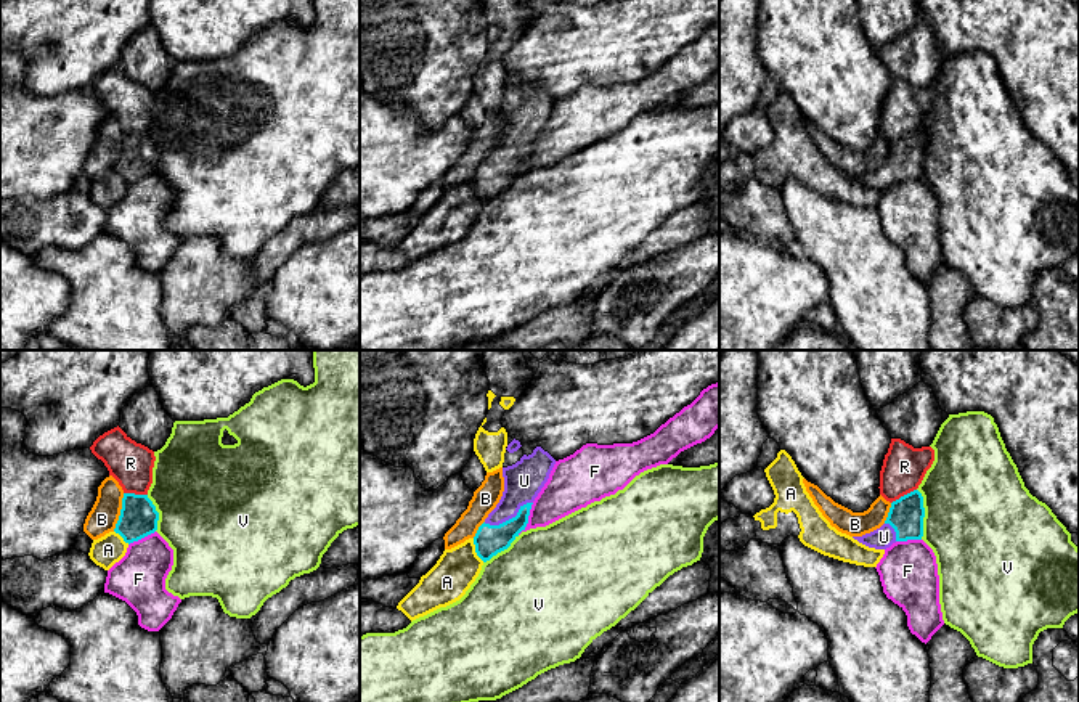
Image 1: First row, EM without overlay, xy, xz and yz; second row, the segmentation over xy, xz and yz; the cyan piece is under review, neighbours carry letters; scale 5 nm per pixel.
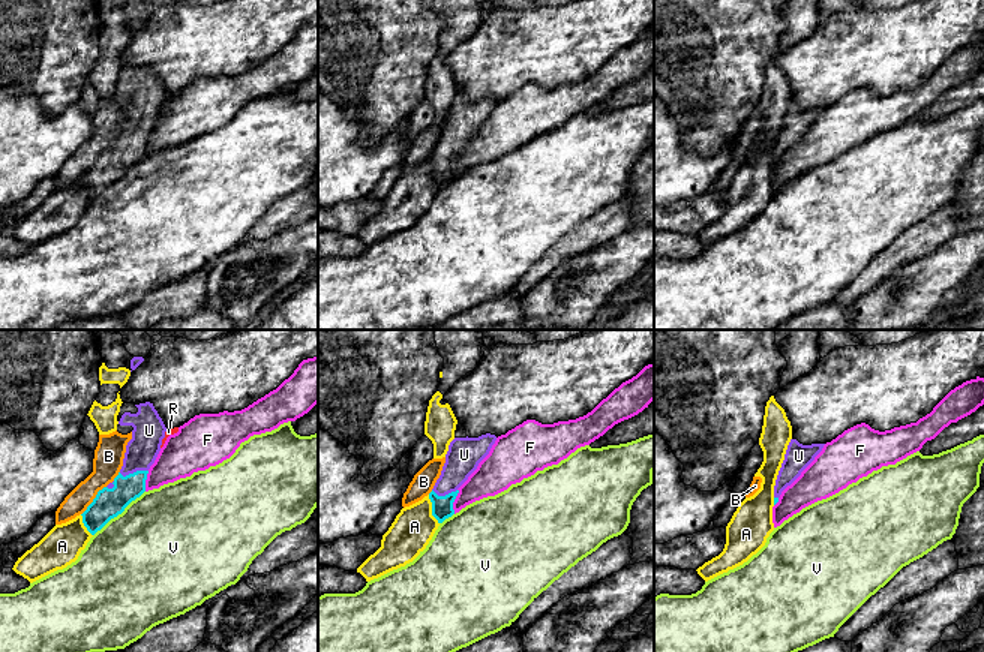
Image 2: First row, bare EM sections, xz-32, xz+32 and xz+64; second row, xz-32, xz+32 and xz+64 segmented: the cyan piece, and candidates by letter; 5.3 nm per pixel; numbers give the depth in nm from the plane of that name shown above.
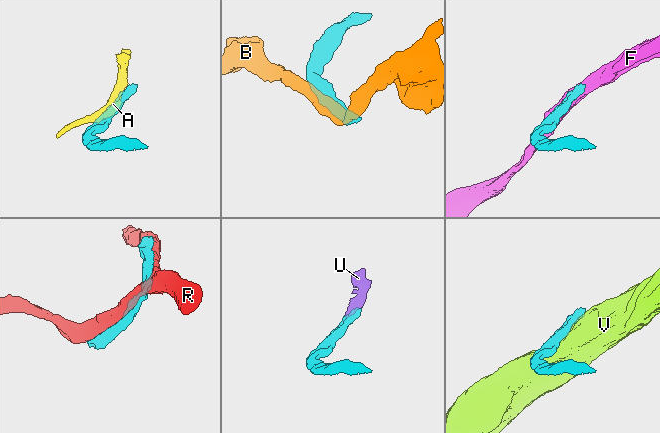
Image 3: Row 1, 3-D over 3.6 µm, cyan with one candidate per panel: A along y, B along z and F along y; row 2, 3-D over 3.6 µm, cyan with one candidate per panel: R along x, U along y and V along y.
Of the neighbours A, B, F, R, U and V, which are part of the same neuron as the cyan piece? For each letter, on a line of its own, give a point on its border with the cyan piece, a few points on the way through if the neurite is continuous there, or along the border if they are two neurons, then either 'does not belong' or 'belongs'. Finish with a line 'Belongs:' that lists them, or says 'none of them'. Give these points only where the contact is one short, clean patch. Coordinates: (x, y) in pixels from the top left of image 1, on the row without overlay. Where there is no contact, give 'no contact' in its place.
A: meets cyan in xz at (476, 190); does not belong
B: meets cyan in xy at (121, 153); does not belong
F: meets cyan in xz at (527, 159); border along xz (533, 143), (529, 163), (517, 174); does not belong
R: meets cyan in yz at (904, 135); does not belong
U: meets cyan in xz at (509, 159); runs through xz (488, 180), (509, 159), (524, 121); belongs
V: meets cyan in yz at (924, 155); does not belong
Belongs: U

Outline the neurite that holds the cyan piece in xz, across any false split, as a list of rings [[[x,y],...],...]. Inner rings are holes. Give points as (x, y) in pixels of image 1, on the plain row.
[[[507,77],[503,137],[474,177],[475,193],[483,202],[507,190],[525,170],[531,145],[548,122],[554,104],[556,100],[541,87],[527,96],[520,82]]]

